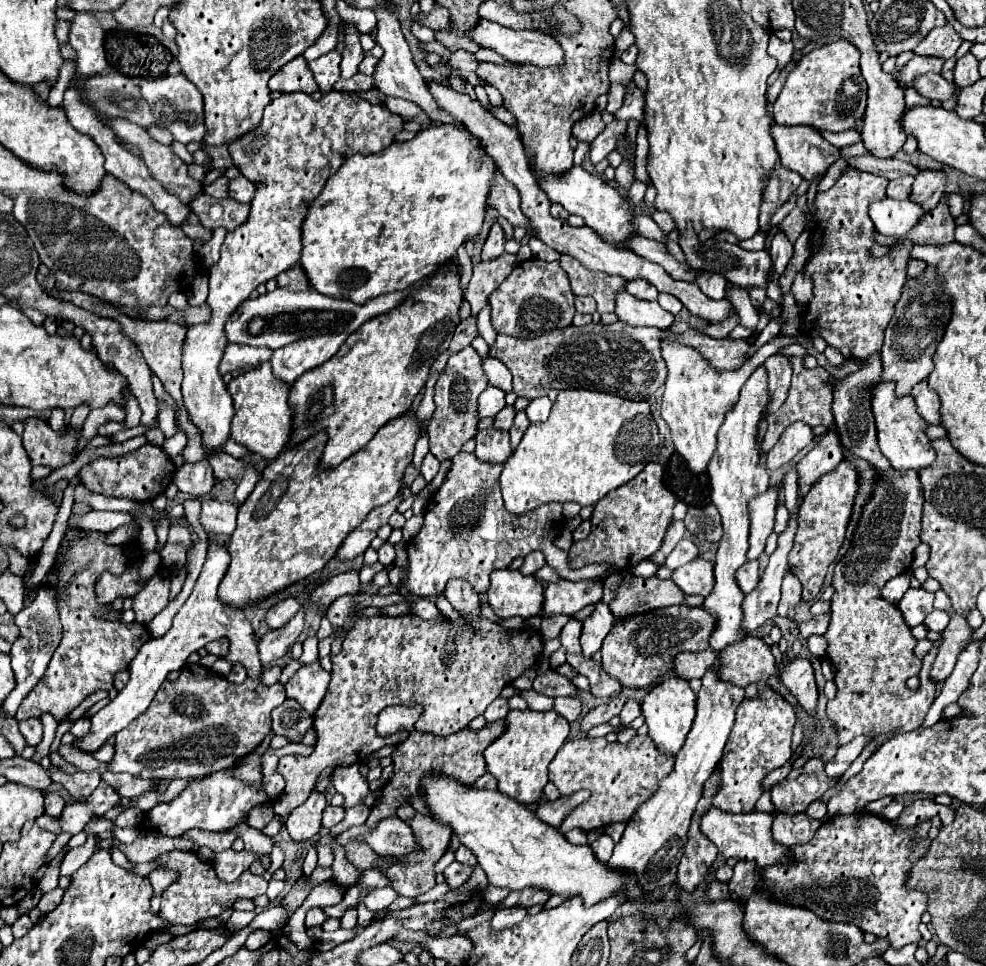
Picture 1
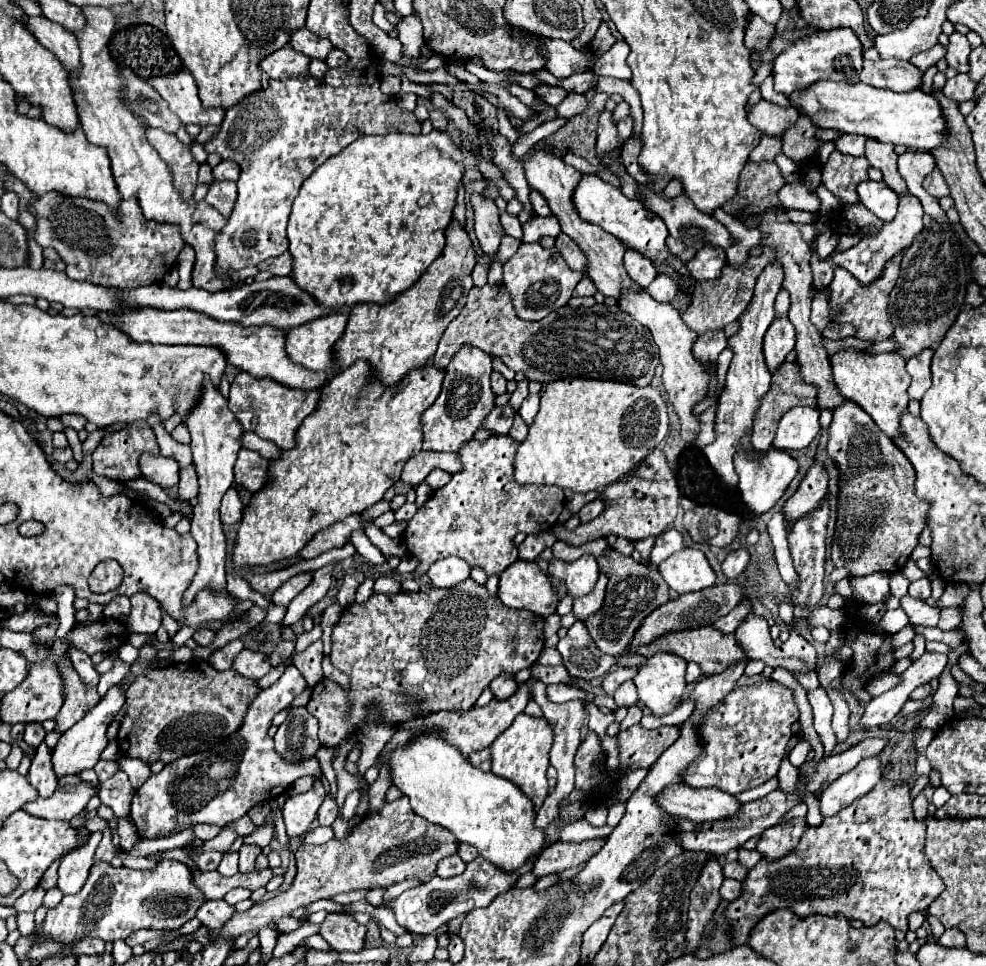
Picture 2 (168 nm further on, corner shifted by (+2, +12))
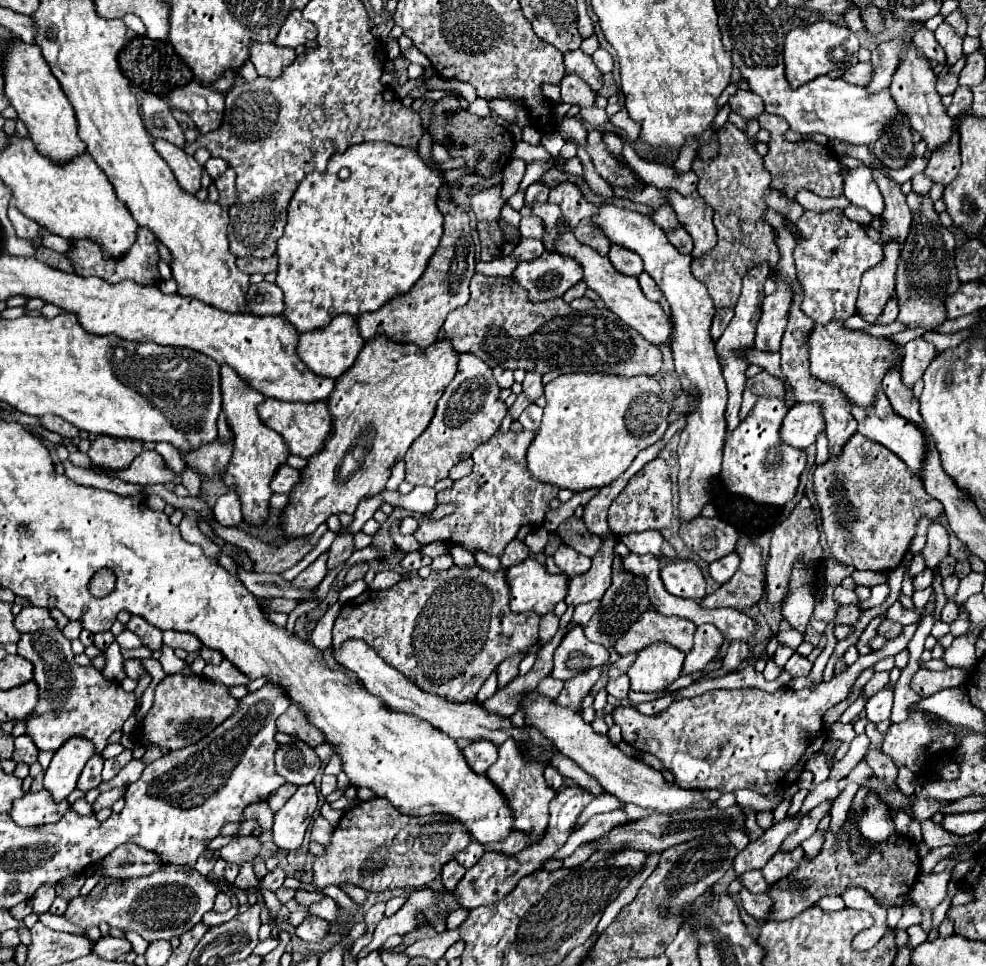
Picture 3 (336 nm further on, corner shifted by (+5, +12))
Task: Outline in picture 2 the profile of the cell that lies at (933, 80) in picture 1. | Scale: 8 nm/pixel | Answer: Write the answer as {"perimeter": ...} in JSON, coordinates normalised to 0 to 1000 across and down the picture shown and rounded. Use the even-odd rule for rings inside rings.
{"perimeter":[[[877,62],[871,83],[887,91],[902,91],[908,95],[916,95],[932,91],[934,75],[924,64],[916,62],[889,62],[889,64]]]}

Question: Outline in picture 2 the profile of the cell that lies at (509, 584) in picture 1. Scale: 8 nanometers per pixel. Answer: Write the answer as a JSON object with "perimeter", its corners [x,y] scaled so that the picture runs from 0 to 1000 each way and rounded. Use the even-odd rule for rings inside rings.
{"perimeter":[[[524,580],[508,592],[506,619],[514,629],[539,631],[547,638],[563,634],[567,617],[557,596],[547,590],[543,582]]]}

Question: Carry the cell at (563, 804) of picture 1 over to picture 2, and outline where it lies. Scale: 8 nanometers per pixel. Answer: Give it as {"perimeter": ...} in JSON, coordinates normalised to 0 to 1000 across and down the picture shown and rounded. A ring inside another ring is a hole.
{"perimeter":[[[537,704],[534,710],[539,712],[541,725],[549,731],[551,743],[555,745],[555,749],[557,749],[557,752],[561,754],[561,758],[563,758],[563,764],[561,764],[563,768],[561,768],[561,774],[558,776],[557,789],[558,792],[564,796],[567,805],[565,805],[563,818],[555,824],[555,828],[551,830],[551,834],[547,836],[547,841],[545,841],[545,845],[543,845],[543,857],[553,857],[555,853],[559,853],[559,851],[565,847],[565,843],[567,843],[567,839],[565,839],[565,836],[567,836],[567,830],[569,830],[573,824],[577,824],[579,818],[583,816],[581,785],[583,785],[583,778],[585,778],[585,774],[587,774],[587,770],[589,770],[589,764],[587,764],[589,758],[587,758],[587,754],[591,752],[591,745],[593,745],[595,737],[593,737],[593,731],[591,731],[589,725],[579,725],[579,727],[571,727],[571,729],[561,729],[561,727],[557,727],[555,720],[553,720],[553,708],[551,708],[549,704]]]}

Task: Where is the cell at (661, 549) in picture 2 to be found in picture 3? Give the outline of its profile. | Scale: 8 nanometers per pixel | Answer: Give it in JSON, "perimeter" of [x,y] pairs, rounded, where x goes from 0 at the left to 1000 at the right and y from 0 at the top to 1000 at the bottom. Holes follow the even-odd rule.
{"perimeter":[[[655,549],[655,551],[639,551],[629,557],[643,573],[661,573],[669,578],[669,567],[673,565],[673,555],[669,549]]]}

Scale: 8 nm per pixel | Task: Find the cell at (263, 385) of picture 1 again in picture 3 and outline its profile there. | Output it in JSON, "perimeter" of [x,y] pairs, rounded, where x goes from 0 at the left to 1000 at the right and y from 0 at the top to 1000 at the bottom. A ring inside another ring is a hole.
{"perimeter":[[[272,412],[266,418],[262,418],[262,431],[272,443],[280,445],[288,453],[288,458],[294,464],[294,470],[300,470],[306,474],[312,474],[327,464],[327,458],[335,447],[335,435],[337,435],[333,431],[329,416],[292,418],[292,416],[284,416],[284,414],[272,414]]]}

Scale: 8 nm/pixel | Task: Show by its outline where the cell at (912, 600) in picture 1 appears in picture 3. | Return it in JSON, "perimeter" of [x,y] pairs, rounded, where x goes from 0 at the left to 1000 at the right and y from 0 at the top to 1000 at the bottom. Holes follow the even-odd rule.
{"perimeter":[[[939,588],[937,592],[933,592],[933,594],[925,600],[925,602],[927,602],[927,609],[929,609],[929,611],[937,611],[937,609],[941,609],[941,607],[945,605],[945,596],[947,596],[945,590]]]}

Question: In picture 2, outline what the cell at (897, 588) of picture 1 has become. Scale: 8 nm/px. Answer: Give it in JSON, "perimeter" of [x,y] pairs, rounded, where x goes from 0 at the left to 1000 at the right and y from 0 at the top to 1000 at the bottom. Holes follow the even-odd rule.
{"perimeter":[[[887,592],[873,598],[863,598],[863,611],[865,619],[871,625],[887,625],[896,623],[896,619],[902,613],[902,594]]]}

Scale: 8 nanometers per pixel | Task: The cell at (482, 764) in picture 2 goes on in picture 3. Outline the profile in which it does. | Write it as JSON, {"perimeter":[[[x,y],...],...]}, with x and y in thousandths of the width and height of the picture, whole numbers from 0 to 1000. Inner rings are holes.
{"perimeter":[[[487,766],[473,772],[469,781],[483,801],[493,801],[493,797],[503,789],[505,774],[501,770],[495,770],[495,766]]]}

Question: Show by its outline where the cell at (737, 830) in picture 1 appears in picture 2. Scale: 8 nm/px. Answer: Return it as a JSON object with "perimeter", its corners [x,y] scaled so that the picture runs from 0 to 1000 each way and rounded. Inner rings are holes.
{"perimeter":[[[693,810],[674,814],[664,828],[676,843],[695,845],[705,851],[743,845],[745,836],[749,836],[747,826],[729,816],[701,816]]]}

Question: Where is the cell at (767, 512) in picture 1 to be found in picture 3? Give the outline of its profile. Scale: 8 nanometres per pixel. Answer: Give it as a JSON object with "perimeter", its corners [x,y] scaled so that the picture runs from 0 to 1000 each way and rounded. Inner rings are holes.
{"perimeter":[[[771,412],[763,427],[751,437],[751,441],[740,449],[734,460],[734,476],[730,495],[734,497],[736,505],[744,511],[763,516],[771,522],[785,522],[795,524],[799,518],[805,516],[809,495],[817,482],[817,470],[809,464],[795,460],[789,451],[793,433],[797,431],[799,422],[789,412]],[[781,464],[793,464],[787,474],[779,474]]]}

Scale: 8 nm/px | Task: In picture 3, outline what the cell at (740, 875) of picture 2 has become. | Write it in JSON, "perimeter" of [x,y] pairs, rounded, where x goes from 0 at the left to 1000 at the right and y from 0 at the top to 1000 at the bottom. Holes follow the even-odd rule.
{"perimeter":[[[763,901],[763,903],[755,903],[753,907],[748,907],[748,911],[755,915],[755,919],[759,919],[761,923],[777,923],[779,915],[773,907],[771,901]]]}

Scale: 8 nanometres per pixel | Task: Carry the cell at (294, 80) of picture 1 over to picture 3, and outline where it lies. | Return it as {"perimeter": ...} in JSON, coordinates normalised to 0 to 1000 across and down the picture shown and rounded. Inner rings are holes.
{"perimeter":[[[258,46],[254,50],[254,62],[264,79],[282,81],[286,77],[286,70],[300,62],[300,54],[282,46]]]}

